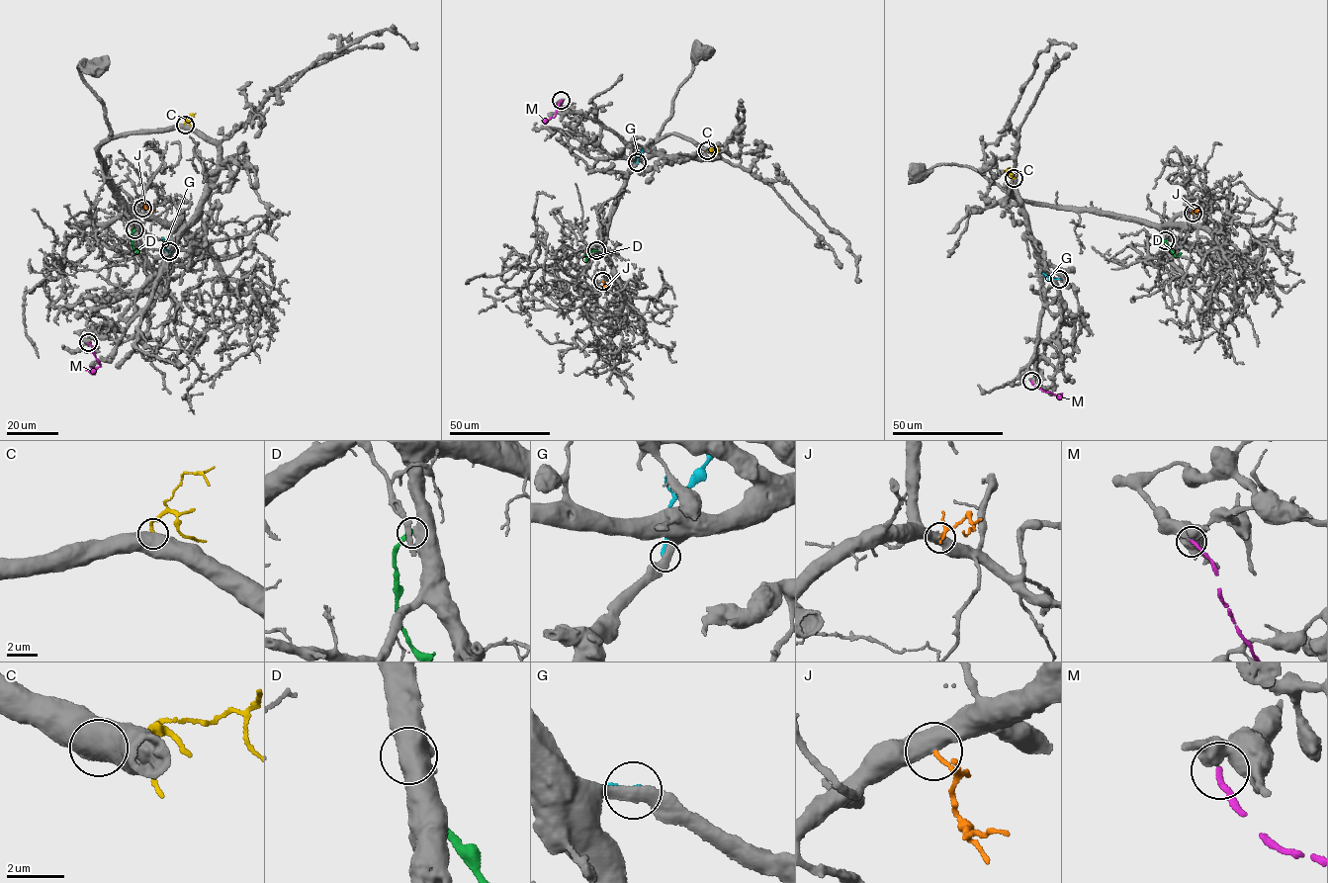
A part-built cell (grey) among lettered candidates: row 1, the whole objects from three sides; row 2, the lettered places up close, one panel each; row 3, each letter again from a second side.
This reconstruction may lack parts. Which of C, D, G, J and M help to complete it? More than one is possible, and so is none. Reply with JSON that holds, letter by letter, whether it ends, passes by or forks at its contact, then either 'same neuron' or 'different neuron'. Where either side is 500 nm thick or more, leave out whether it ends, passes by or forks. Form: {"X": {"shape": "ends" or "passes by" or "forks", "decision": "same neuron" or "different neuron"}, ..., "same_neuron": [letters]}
{"C": {"decision": "different neuron"}, "D": {"decision": "different neuron"}, "G": {"shape": "ends", "decision": "different neuron"}, "J": {"decision": "same neuron"}, "M": {"decision": "different neuron"}, "same_neuron": ["J"]}

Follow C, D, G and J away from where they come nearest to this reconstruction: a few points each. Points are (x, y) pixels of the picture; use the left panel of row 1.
C: (184, 125), (190, 115), (195, 113)
D: (134, 229), (132, 244), (136, 252), (138, 250)
G: (169, 251), (164, 247), (161, 238)
J: (142, 208), (154, 211)

